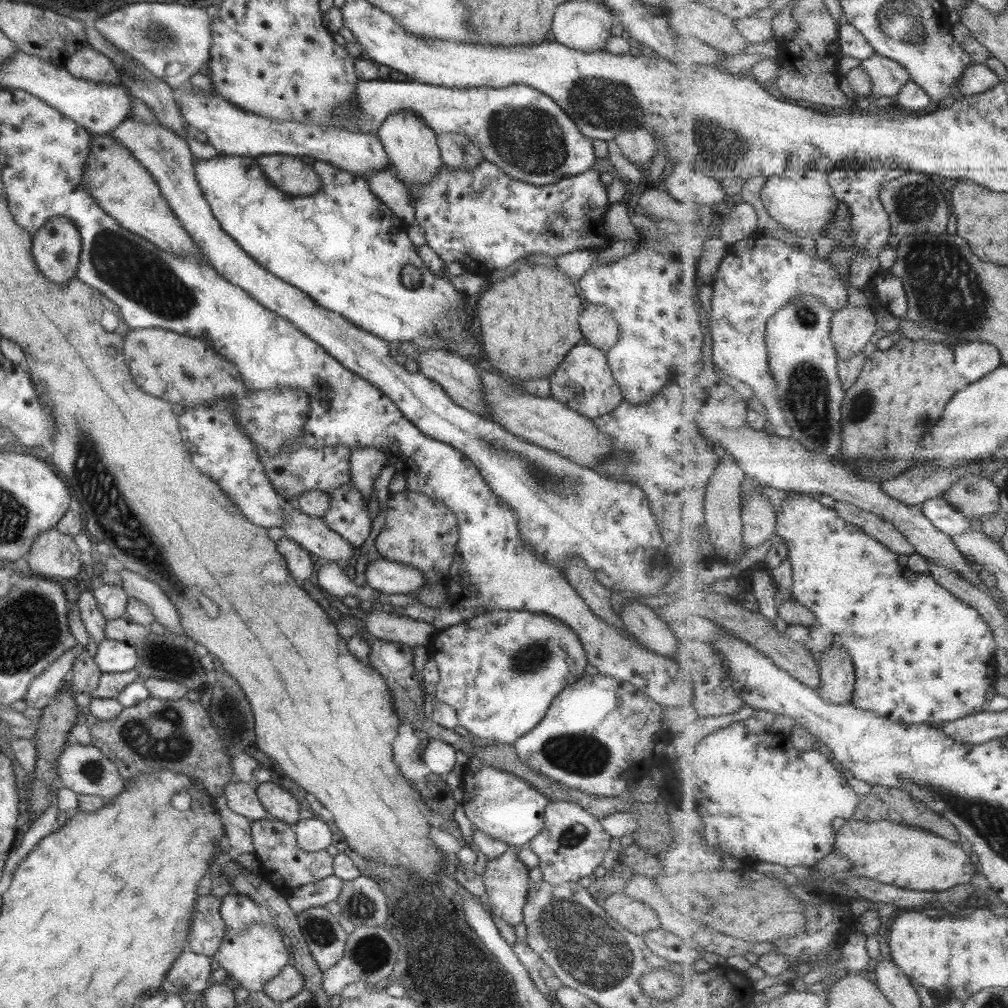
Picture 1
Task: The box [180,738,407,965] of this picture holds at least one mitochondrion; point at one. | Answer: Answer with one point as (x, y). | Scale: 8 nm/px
(321, 932)

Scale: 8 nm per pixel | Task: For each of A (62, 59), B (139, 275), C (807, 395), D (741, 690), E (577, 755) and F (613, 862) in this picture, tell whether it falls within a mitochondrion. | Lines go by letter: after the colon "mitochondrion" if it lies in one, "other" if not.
A: other
B: mitochondrion
C: mitochondrion
D: other
E: mitochondrion
F: other

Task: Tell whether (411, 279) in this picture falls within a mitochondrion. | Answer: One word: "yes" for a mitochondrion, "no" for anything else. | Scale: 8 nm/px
yes

